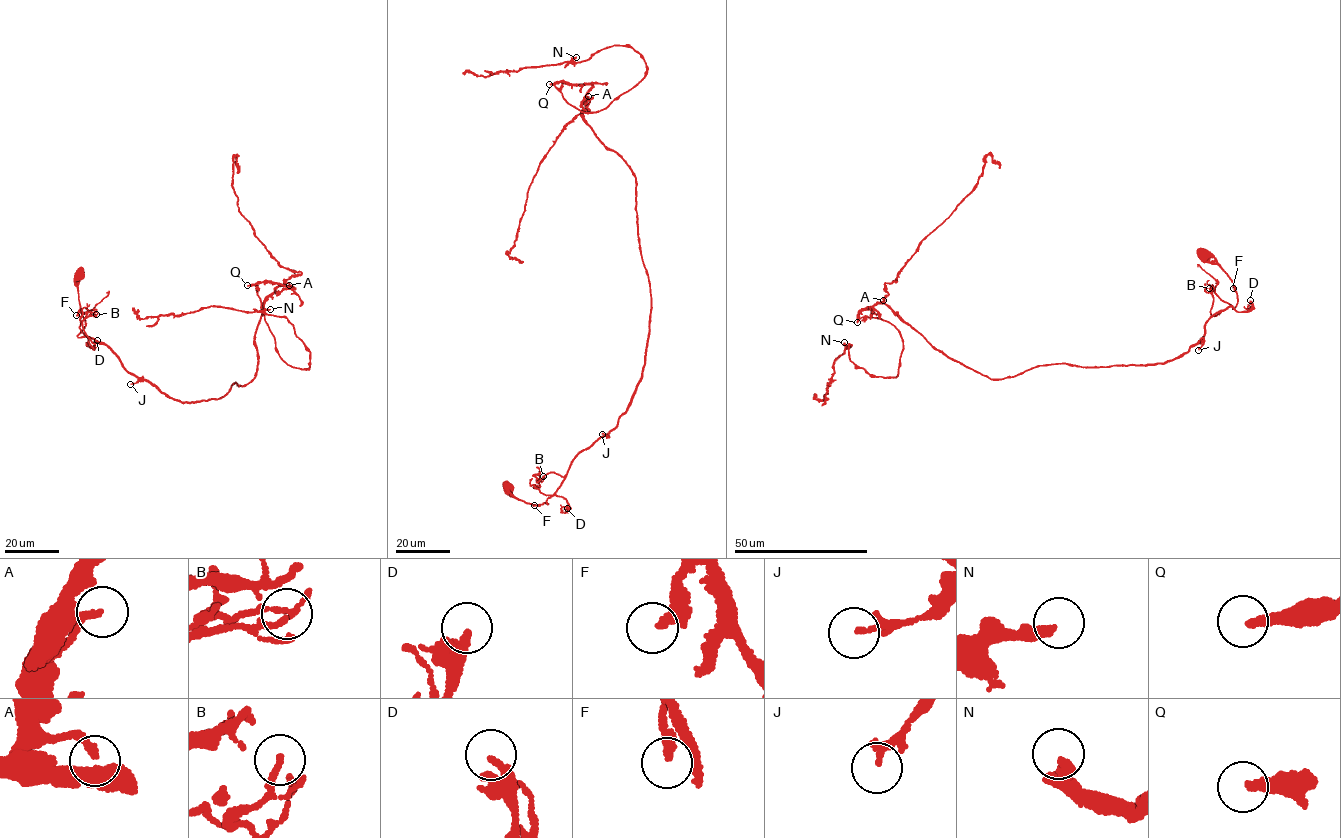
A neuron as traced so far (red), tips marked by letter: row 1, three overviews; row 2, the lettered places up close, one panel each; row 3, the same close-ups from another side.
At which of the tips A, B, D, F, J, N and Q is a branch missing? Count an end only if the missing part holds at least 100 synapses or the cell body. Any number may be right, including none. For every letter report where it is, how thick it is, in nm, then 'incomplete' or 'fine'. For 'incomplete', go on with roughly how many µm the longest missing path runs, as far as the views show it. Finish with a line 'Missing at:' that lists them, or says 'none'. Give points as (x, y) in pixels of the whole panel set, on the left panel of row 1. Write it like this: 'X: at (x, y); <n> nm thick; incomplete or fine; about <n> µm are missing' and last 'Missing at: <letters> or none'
A: at (289, 285); 240 nm thick; fine
B: at (96, 314); 110 nm thick; fine
D: at (97, 340); 340 nm thick; fine
F: at (76, 315); 190 nm thick; fine
J: at (130, 384); 180 nm thick; fine
N: at (270, 309); 320 nm thick; fine
Q: at (247, 285); 280 nm thick; incomplete; about 70 µm are missing
Missing at: Q

